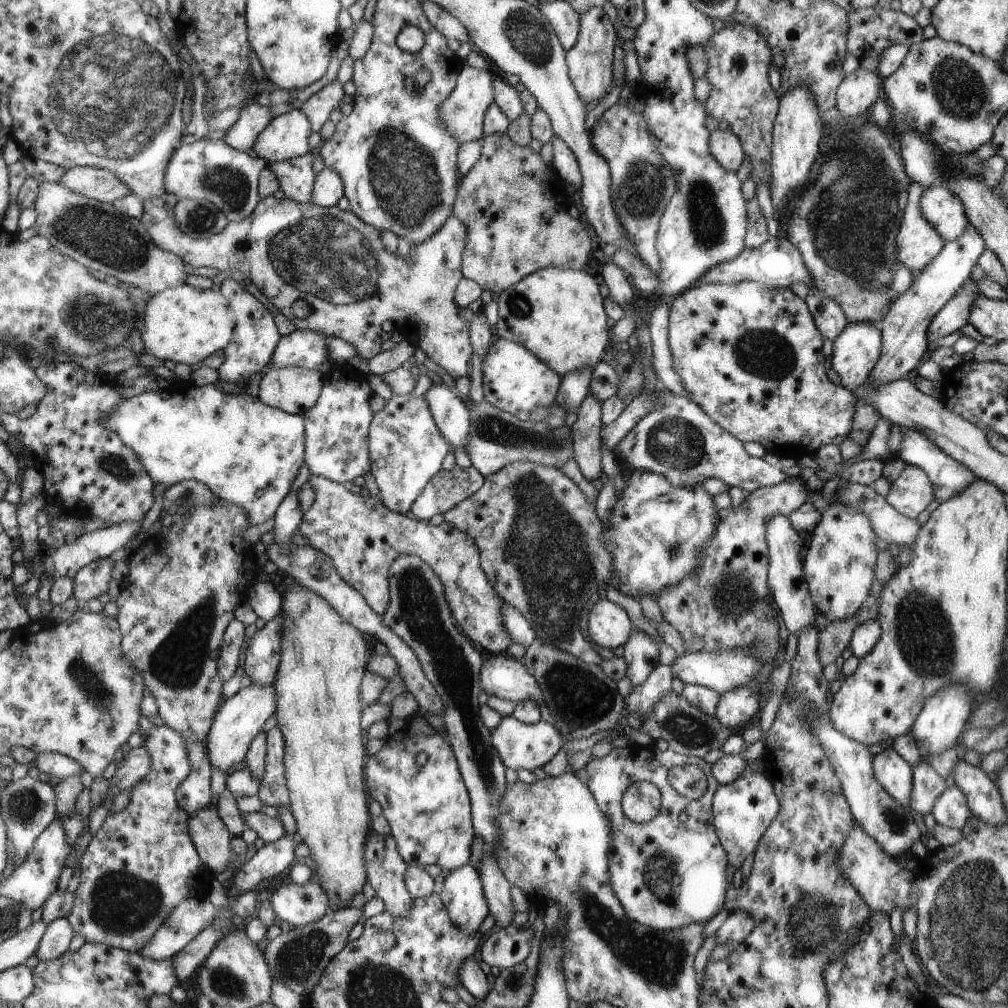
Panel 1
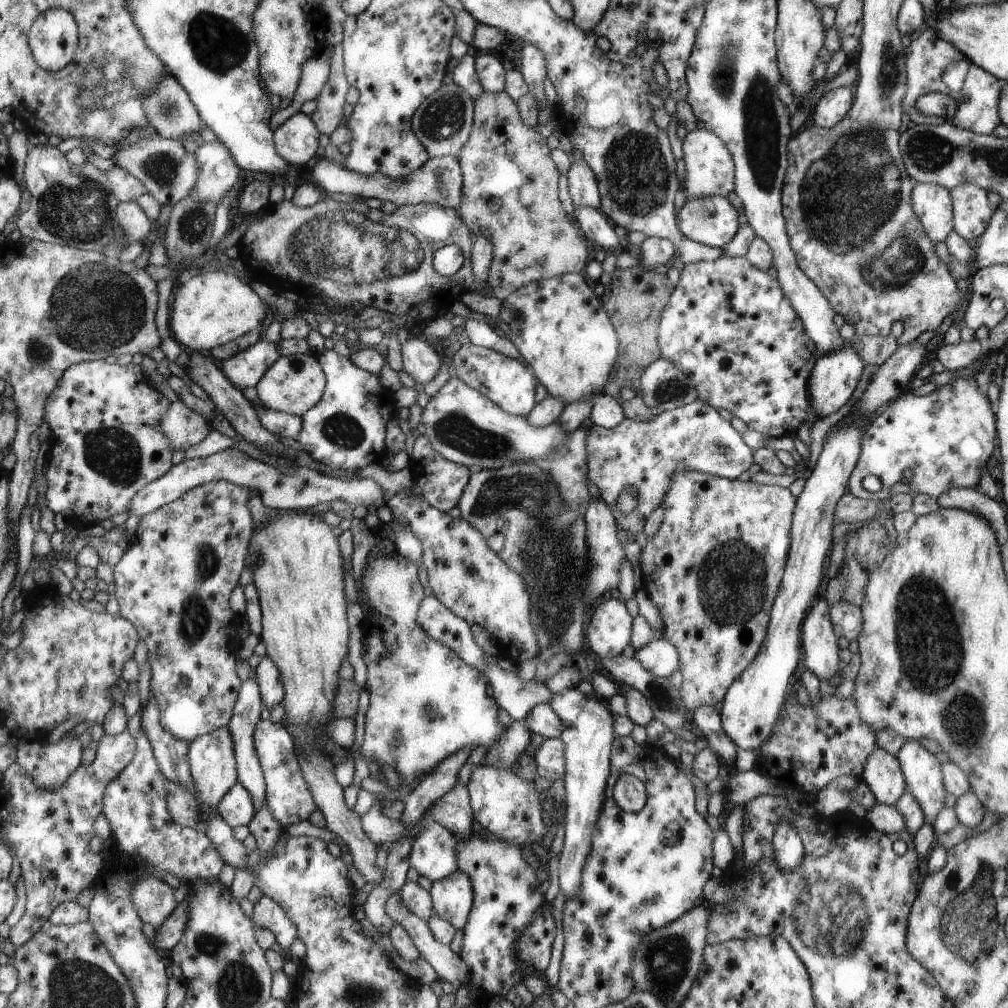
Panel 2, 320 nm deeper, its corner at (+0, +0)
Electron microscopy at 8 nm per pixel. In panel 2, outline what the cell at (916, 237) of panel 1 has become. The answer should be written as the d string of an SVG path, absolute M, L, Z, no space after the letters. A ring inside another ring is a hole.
M919 183L911 194L912 209L920 218L920 222L927 236L932 241L942 241L948 232L953 229L952 202L948 188L933 183Z

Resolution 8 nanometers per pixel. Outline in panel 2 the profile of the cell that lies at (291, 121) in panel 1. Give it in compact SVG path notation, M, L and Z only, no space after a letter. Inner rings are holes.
M297 111L287 118L274 132L274 146L296 171L303 168L307 158L315 156L317 146L317 126L313 126L313 119Z

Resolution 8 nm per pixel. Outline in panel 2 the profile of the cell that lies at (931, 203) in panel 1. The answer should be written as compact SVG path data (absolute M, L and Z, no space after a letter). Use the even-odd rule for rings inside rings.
M960 182L949 192L953 229L965 240L977 238L986 229L993 212L987 191L975 183Z

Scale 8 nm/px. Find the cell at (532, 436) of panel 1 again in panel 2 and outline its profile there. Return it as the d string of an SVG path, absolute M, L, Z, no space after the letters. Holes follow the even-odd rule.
M456 376L449 377L448 381L433 396L422 399L421 403L420 422L423 428L421 436L429 441L430 447L439 456L461 469L498 469L513 462L548 457L548 454L559 445L562 445L565 437L570 435L570 433L561 430L561 427L556 422L549 423L541 428L535 428L527 424L525 417L503 412L496 404L473 390Z

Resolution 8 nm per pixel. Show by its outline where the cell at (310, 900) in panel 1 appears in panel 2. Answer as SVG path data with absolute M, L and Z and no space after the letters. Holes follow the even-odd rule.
M262 895L253 905L251 920L255 927L270 930L274 940L282 948L279 952L288 960L289 945L296 940L295 926L291 924L285 911L268 896Z

